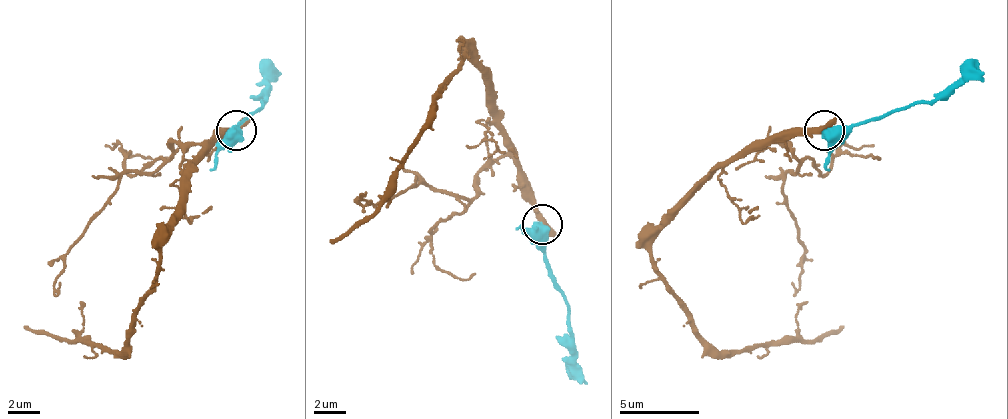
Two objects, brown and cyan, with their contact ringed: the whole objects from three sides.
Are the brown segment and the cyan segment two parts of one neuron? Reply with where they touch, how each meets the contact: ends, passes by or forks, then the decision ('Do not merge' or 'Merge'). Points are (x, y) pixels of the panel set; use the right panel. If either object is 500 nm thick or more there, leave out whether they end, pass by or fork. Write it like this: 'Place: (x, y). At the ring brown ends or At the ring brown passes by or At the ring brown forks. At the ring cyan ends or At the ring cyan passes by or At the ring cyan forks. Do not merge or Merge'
Place: (824, 130). Do not merge

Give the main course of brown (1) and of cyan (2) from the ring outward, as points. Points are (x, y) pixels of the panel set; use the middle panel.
1: (541, 223), (533, 187), (505, 127), (489, 79), (465, 51), (441, 87), (397, 187), (329, 243)
2: (541, 223), (549, 279), (569, 307), (569, 351), (589, 383)

